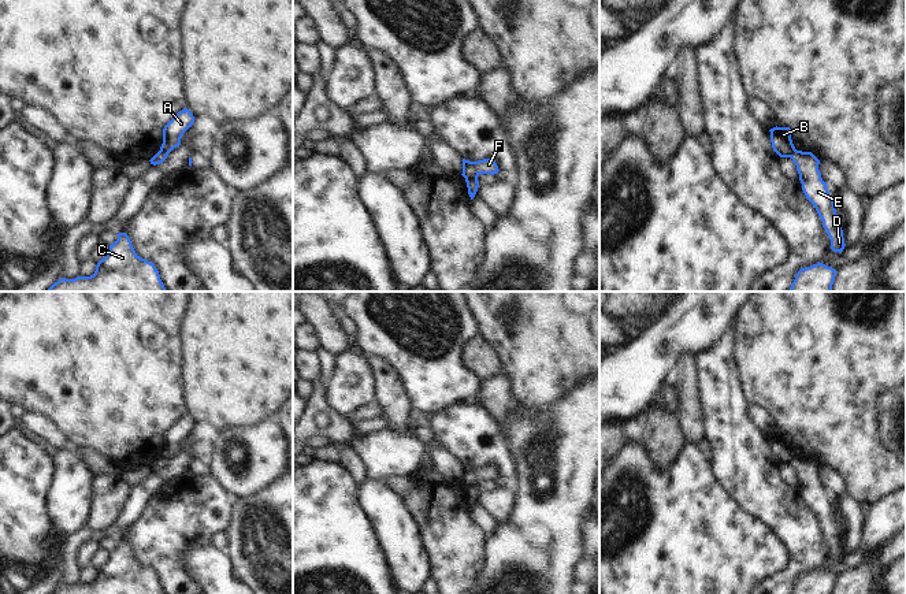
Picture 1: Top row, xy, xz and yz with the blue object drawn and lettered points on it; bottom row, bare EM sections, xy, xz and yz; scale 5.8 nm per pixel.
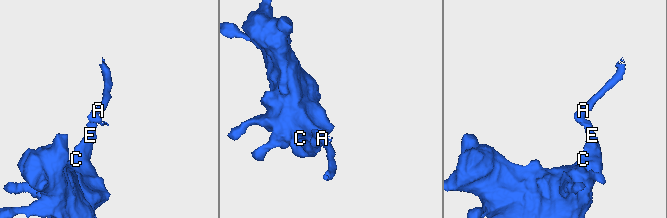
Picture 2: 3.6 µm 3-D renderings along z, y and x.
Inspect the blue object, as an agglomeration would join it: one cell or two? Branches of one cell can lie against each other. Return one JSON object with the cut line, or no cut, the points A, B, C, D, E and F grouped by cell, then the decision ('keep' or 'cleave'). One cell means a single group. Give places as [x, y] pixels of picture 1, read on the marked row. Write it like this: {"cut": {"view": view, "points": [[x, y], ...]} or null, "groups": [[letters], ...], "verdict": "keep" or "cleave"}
{"cut": {"view": "xz", "points": [[466, 178], [476, 182]]}, "groups": [["A", "B", "F"], ["C", "D", "E"]], "verdict": "cleave"}

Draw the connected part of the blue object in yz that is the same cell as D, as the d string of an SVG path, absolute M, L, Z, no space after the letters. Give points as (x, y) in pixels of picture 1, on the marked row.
M794 151L791 155L797 166L802 190L813 204L823 220L823 227L831 240L831 249L842 253L846 244L843 238L840 216L836 214L835 203L823 181L818 170L820 160L812 152Z

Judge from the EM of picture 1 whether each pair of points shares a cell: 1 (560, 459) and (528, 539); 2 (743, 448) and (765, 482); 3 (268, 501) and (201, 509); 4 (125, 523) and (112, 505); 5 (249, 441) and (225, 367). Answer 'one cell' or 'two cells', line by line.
1: one cell
2: one cell
3: two cells
4: two cells
5: two cells

